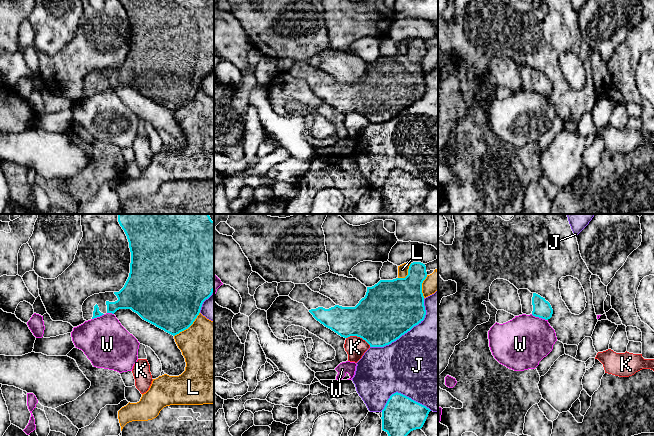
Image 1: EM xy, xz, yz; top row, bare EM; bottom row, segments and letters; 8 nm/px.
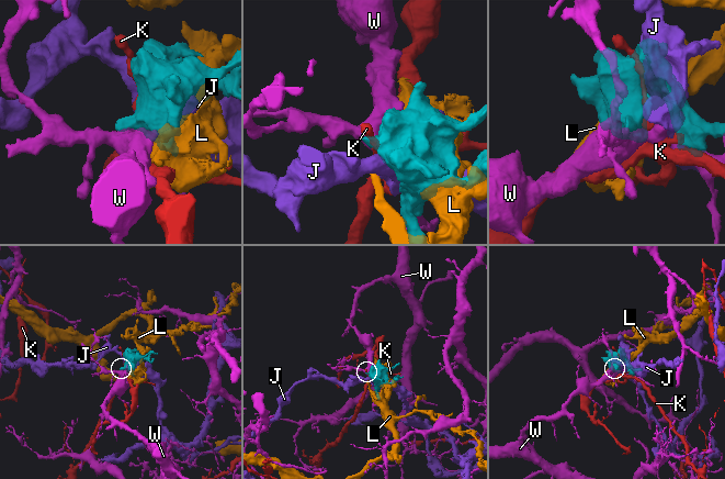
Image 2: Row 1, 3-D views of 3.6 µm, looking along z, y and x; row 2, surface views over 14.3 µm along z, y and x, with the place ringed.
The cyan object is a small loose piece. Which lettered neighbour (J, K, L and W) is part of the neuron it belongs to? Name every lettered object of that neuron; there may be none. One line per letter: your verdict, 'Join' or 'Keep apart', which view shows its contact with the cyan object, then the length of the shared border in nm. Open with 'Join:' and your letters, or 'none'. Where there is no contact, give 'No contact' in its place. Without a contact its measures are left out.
Join: none
J: Keep apart. Touches cyan in xz. Shared border 600 nm
K: Keep apart. Touches cyan in xz. Shared border 220 nm
L: Keep apart. Touches cyan in xy. Shared border 280 nm
W: Keep apart. Touches cyan in yz. Shared border 140 nm

